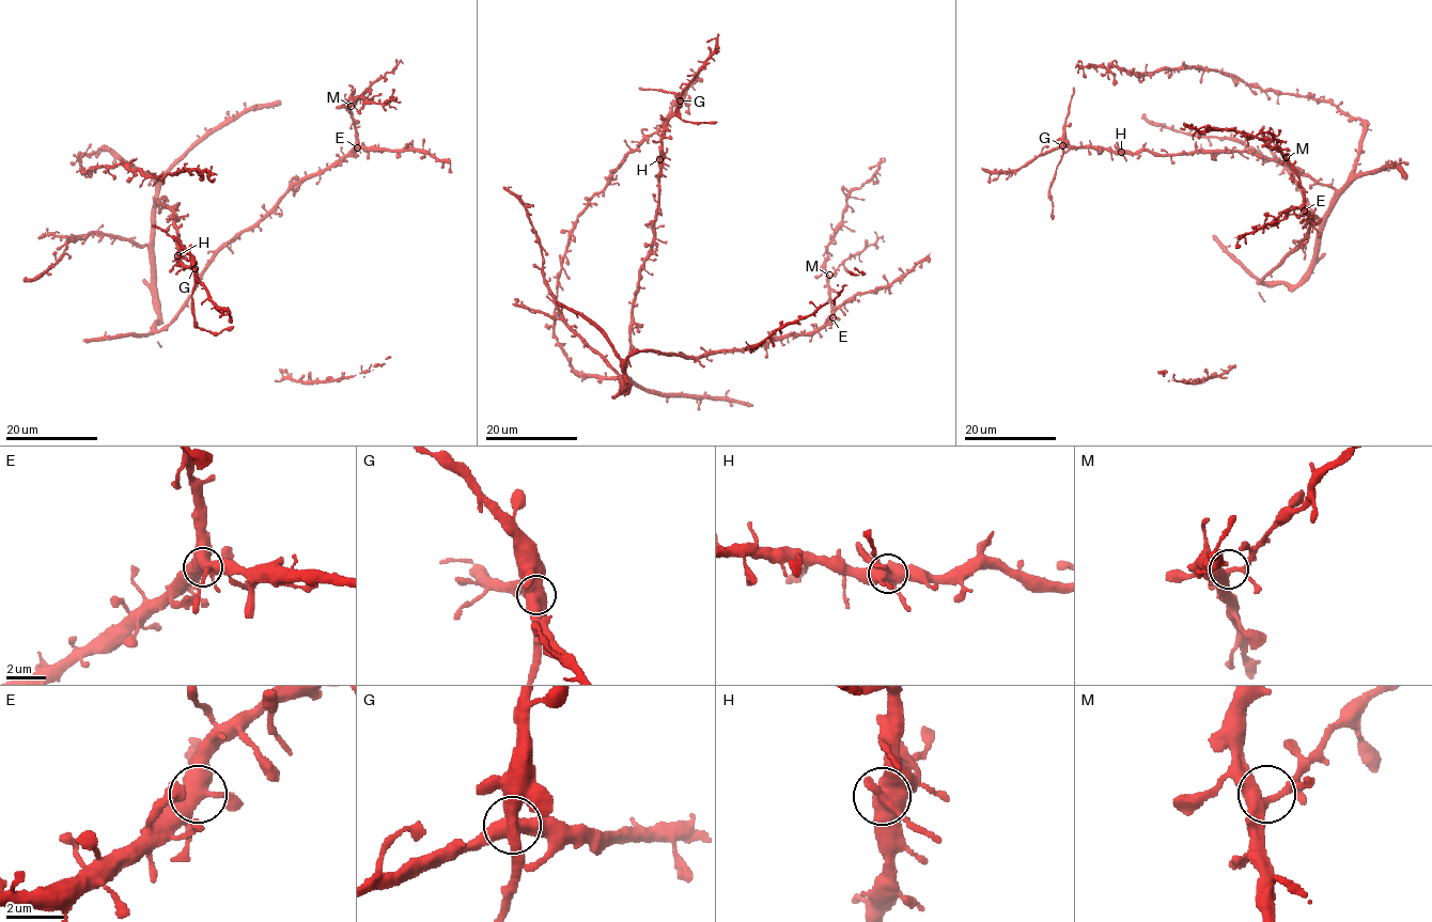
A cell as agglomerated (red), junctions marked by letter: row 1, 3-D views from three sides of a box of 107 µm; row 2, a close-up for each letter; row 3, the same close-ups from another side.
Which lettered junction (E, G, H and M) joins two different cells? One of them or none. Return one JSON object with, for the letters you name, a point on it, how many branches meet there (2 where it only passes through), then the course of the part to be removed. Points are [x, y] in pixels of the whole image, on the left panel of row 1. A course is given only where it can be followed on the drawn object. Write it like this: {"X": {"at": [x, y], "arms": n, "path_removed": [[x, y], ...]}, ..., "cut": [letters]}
{"G": {"at": [195, 268], "arms": 4, "path_removed": [[195, 269], [191, 308], [196, 326], [217, 332], [233, 326]]}, "cut": ["G"]}

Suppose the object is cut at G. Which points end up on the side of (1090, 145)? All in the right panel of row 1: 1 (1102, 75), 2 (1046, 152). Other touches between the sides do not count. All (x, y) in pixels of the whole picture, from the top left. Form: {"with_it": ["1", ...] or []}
{"with_it": ["1", "2"]}

